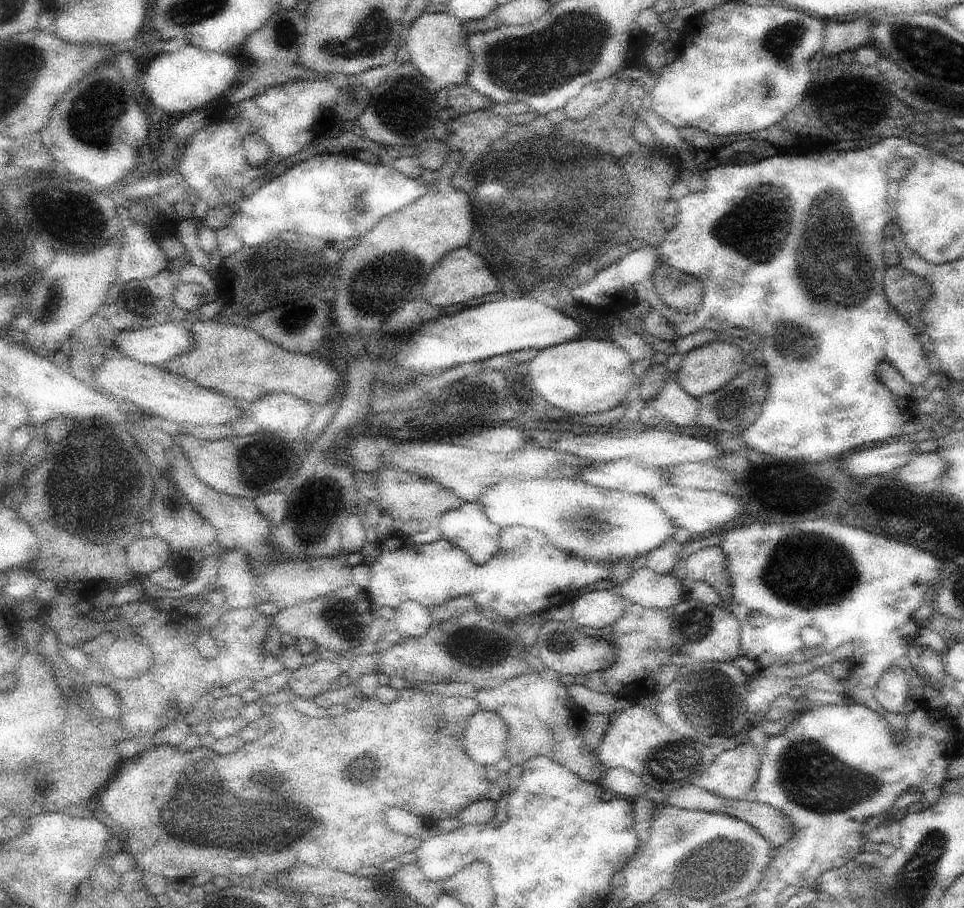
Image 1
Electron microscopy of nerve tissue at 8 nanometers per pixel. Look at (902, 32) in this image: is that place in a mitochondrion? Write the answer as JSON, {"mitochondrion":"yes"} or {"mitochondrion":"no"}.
{"mitochondrion":"yes"}

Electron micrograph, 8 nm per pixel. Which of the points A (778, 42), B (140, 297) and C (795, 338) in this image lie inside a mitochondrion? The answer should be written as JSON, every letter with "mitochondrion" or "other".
{"A":"mitochondrion","B":"other","C":"mitochondrion"}

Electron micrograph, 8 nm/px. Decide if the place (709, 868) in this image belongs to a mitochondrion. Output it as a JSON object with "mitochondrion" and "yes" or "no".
{"mitochondrion":"yes"}

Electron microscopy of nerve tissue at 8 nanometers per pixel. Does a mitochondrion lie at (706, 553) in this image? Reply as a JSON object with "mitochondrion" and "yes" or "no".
{"mitochondrion":"no"}

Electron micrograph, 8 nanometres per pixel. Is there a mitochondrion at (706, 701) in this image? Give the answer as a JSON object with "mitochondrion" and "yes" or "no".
{"mitochondrion":"yes"}

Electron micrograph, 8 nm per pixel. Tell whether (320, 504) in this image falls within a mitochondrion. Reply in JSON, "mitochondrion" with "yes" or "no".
{"mitochondrion":"yes"}

